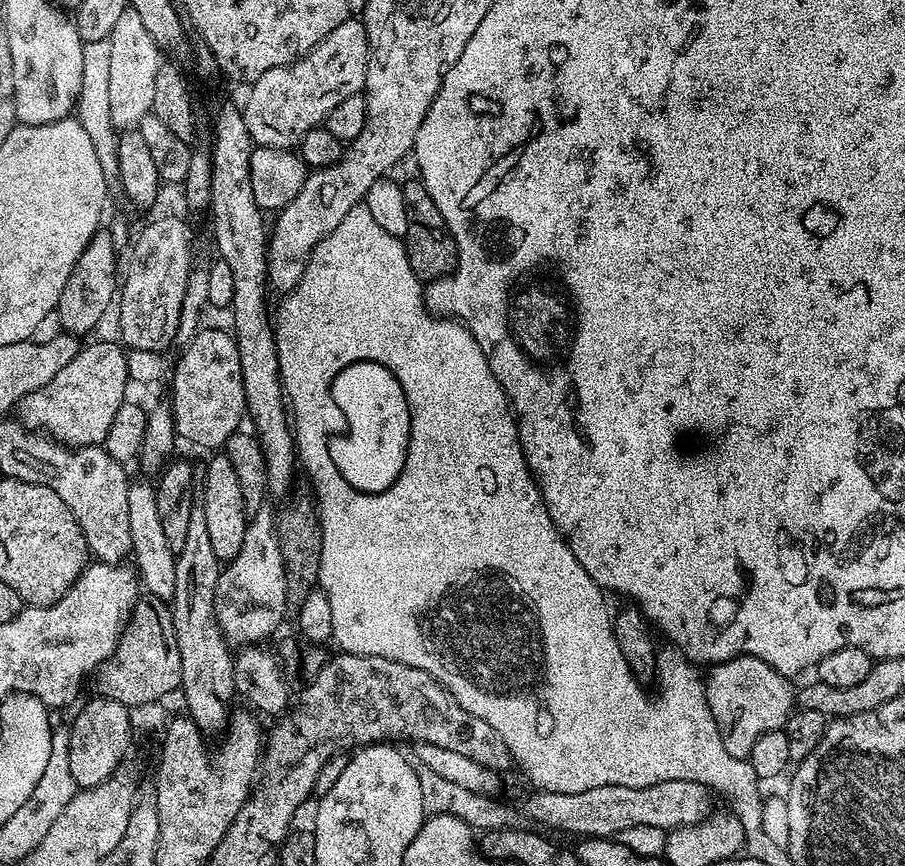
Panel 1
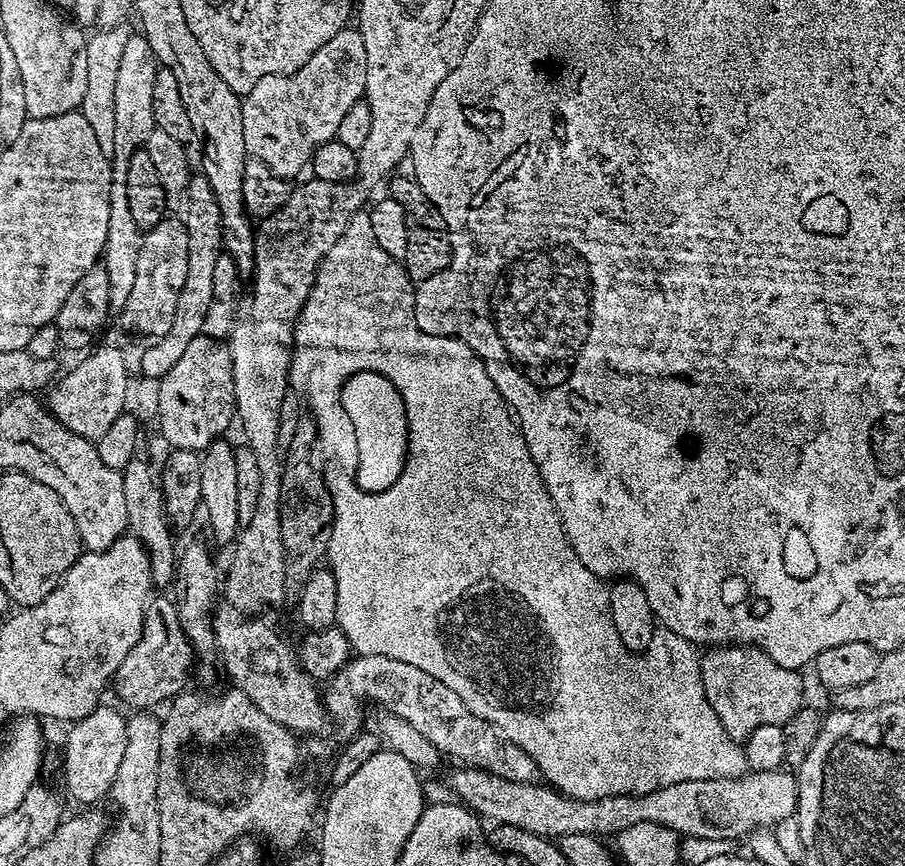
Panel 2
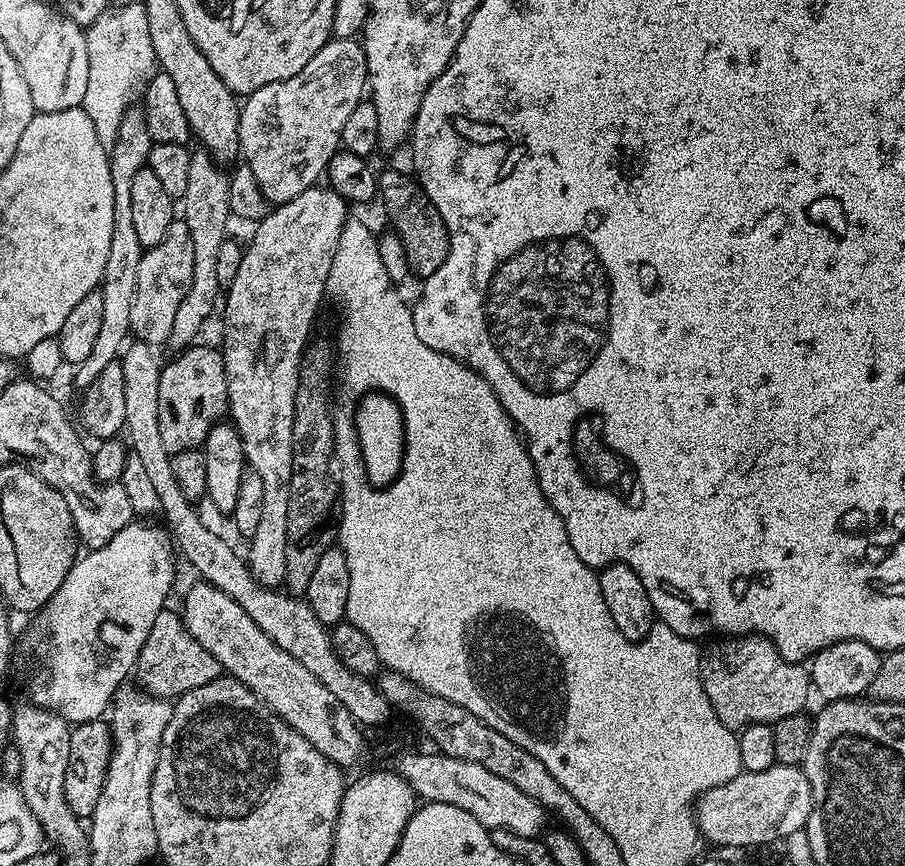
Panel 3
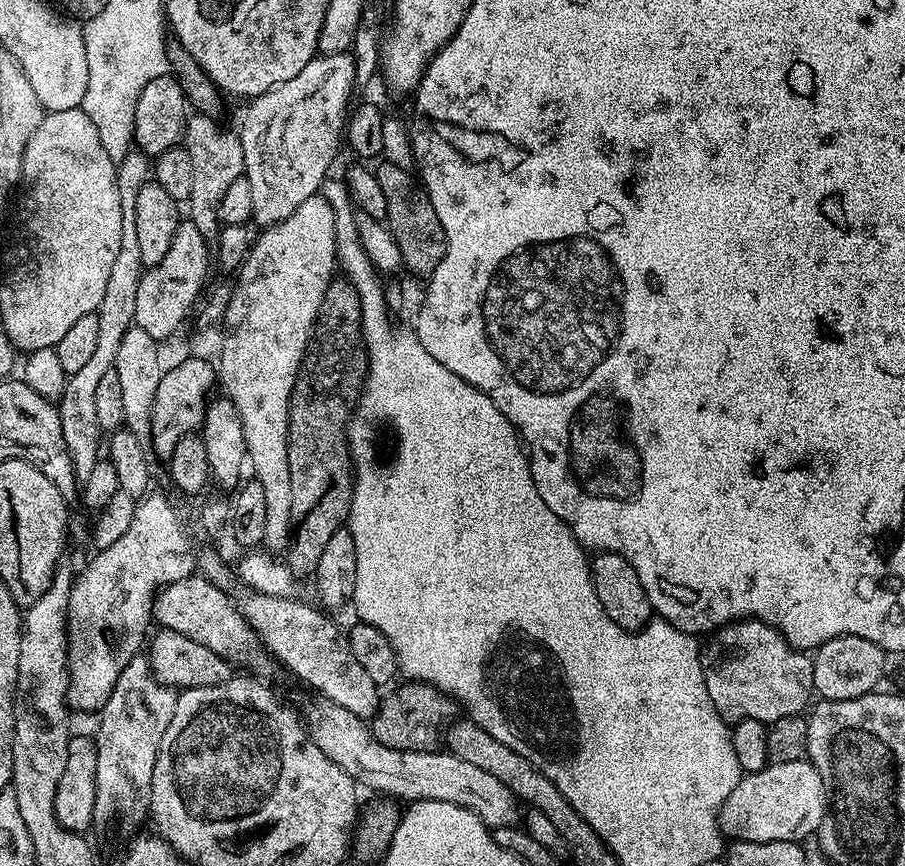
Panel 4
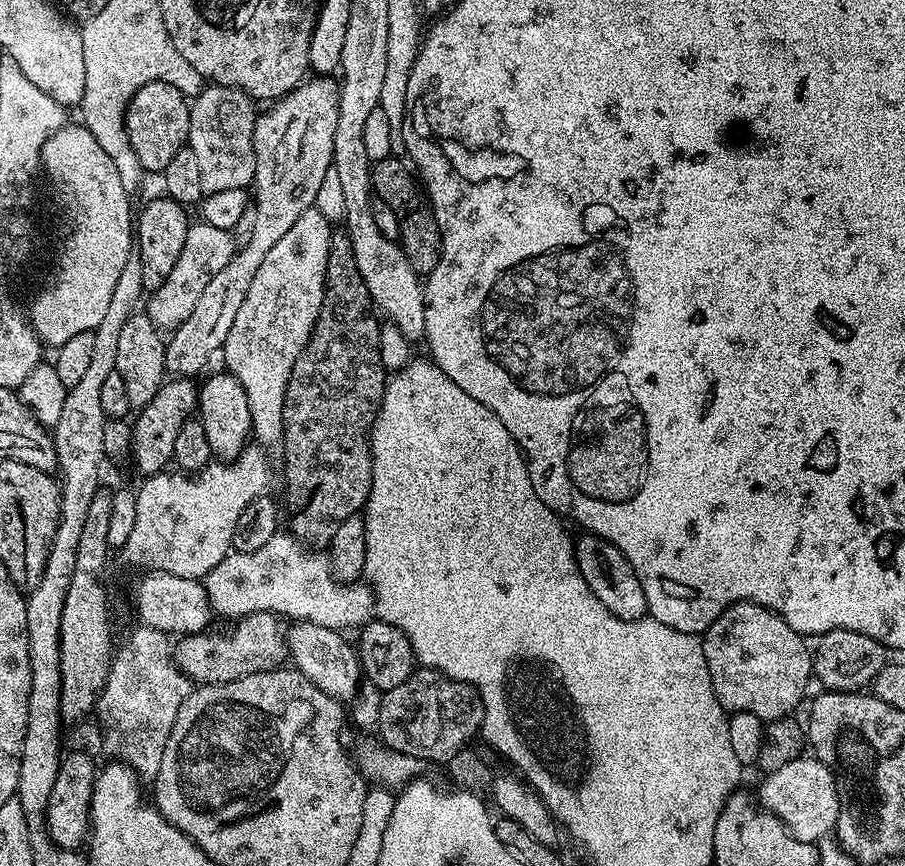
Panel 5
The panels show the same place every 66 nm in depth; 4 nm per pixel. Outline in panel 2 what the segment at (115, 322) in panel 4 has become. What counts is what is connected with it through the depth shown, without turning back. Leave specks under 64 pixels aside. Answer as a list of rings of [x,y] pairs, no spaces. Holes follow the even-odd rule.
[[[142,34],[129,35],[126,46],[123,47],[122,59],[118,64],[118,75],[114,82],[114,142],[110,151],[112,161],[110,219],[102,257],[102,267],[106,270],[106,279],[110,282],[109,309],[116,314],[123,313],[126,298],[130,298],[130,289],[134,286],[138,266],[138,250],[144,241],[137,223],[131,217],[125,184],[130,158],[143,149],[147,138],[156,127],[153,92],[157,67],[155,56],[144,36]]]

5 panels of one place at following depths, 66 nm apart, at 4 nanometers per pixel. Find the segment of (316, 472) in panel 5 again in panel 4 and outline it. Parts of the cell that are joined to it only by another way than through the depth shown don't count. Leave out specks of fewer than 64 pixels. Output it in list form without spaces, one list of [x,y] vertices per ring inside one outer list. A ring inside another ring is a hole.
[[[346,278],[333,279],[332,284],[326,290],[322,298],[322,306],[318,310],[316,325],[312,328],[312,340],[308,344],[308,349],[304,351],[304,360],[300,364],[300,369],[294,382],[294,390],[290,394],[288,403],[288,457],[290,458],[290,514],[292,515],[292,535],[288,538],[286,549],[286,563],[293,576],[303,578],[311,577],[318,566],[318,558],[322,558],[322,549],[330,542],[330,537],[337,530],[345,527],[348,519],[348,511],[352,505],[352,488],[354,473],[352,470],[352,453],[348,439],[347,428],[350,424],[350,415],[354,410],[354,405],[359,401],[360,393],[364,391],[364,379],[368,376],[368,351],[364,349],[364,334],[360,331],[362,326],[362,310],[360,309],[360,299],[354,290],[354,286]]]

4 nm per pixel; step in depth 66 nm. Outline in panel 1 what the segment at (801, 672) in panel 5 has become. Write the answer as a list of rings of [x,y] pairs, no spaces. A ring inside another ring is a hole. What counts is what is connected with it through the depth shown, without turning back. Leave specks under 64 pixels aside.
[[[746,655],[712,664],[710,670],[712,673],[703,687],[718,734],[722,734],[722,746],[726,746],[726,750],[739,760],[751,757],[754,742],[758,742],[762,734],[781,731],[788,723],[788,717],[794,711],[793,681],[762,662],[762,658]]]

